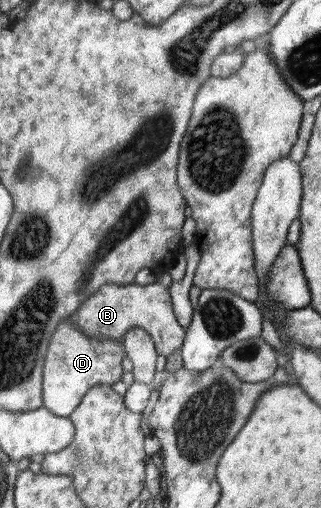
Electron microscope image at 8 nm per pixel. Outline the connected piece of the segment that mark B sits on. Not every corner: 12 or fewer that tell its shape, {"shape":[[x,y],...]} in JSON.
{"shape":[[102,285],[68,318],[94,339],[141,327],[165,359],[186,333],[168,288]]}

